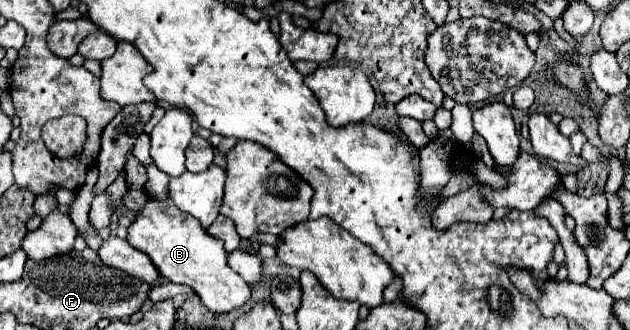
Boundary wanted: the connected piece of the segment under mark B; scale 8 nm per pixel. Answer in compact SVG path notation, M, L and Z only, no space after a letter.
M169 196L167 200L147 198L127 228L127 242L131 242L133 248L145 252L163 278L173 284L191 286L195 294L199 294L201 302L213 312L237 310L251 296L249 284L227 266L227 252L223 242L209 236L205 228L201 228L199 220L175 208Z

